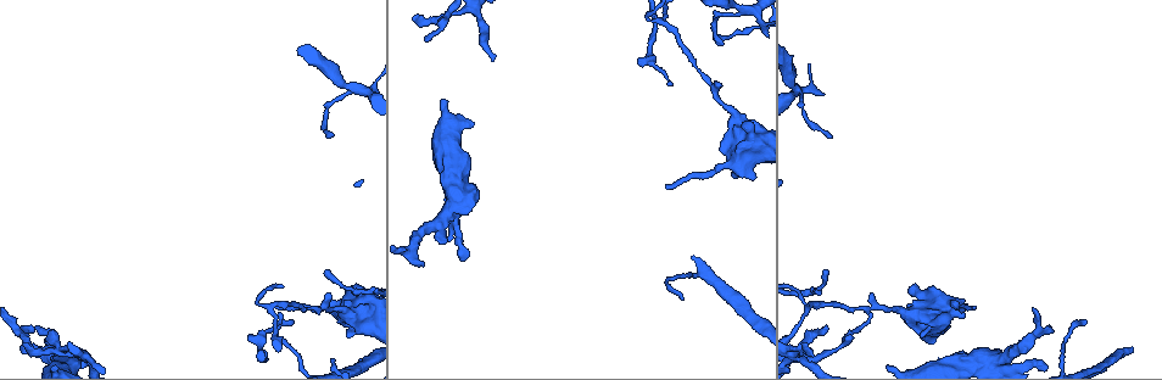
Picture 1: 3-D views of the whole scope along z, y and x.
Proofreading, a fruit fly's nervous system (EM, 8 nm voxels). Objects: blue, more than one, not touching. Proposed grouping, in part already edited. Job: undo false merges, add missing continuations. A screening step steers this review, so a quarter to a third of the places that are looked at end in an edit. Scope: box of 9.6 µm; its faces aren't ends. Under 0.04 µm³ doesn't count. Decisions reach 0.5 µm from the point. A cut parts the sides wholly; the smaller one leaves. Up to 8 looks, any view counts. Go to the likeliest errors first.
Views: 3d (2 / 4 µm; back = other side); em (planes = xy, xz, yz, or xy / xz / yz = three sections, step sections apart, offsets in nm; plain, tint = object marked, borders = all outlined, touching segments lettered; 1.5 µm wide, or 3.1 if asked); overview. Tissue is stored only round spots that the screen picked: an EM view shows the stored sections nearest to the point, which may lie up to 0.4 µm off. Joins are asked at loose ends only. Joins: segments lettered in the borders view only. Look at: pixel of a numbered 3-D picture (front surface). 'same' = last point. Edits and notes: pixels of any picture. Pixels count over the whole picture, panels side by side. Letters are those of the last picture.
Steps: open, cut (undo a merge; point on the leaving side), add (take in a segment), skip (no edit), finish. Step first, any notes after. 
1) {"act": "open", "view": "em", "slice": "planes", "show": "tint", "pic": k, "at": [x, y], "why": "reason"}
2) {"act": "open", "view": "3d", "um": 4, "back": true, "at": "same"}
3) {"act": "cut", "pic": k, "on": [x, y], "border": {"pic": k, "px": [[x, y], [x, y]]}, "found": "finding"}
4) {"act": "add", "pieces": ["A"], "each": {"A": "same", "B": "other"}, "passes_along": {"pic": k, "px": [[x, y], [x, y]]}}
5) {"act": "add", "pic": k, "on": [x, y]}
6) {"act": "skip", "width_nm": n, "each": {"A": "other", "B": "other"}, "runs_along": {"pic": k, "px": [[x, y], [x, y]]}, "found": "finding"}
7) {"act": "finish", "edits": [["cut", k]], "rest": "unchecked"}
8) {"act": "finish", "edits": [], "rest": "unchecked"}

{"act": "open", "view": "3d", "um": 2, "pic": 1, "at": [473, 203], "why": "thick end"}

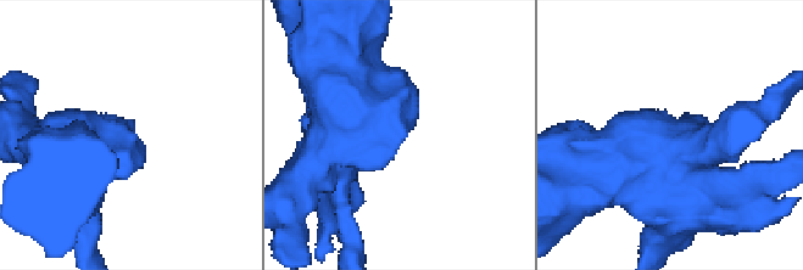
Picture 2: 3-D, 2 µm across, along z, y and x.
{"act": "open", "view": "em", "slice": "xy", "step": 8, "show": "tint", "pic": 2, "at": [407, 129], "why": "now the EM"}

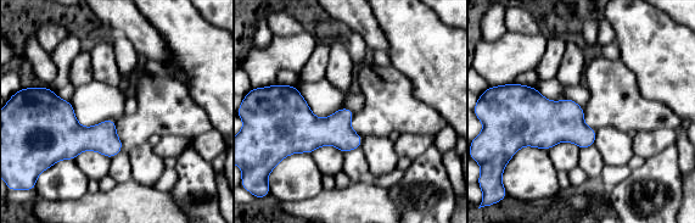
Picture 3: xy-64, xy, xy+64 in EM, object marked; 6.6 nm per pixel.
{"act": "open", "view": "em", "slice": "xz", "step": 8, "show": "borders", "at": "same"}

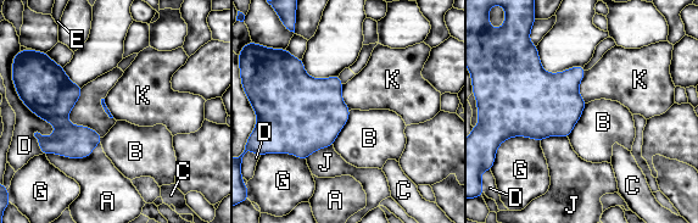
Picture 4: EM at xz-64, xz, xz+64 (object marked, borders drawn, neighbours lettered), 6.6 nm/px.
{"act": "skip", "each": {"A": "other", "B": "other", "C": "other", "D": "other", "E": "other", "G": "other", "J": "other", "K": "other"}, "border": {"pic": 4, "px": [[351, 110], [347, 122], [333, 145]]}, "found": "none of them fits"}

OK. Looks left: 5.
{"act": "open", "view": "3d", "um": 2, "back": true, "pic": 1, "at": [24, 345], "why": "an open end"}

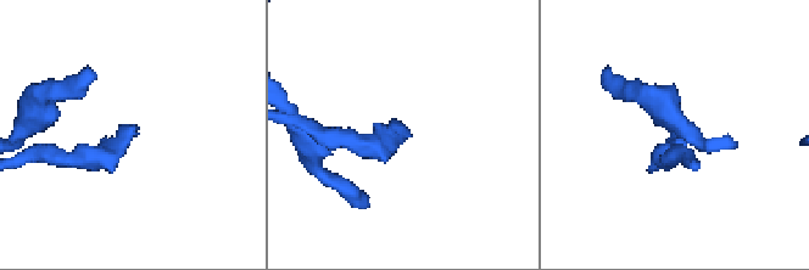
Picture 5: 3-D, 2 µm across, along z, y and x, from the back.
{"act": "open", "view": "em", "slice": "planes", "show": "plain", "pic": 5, "at": [408, 131], "why": "now the EM"}

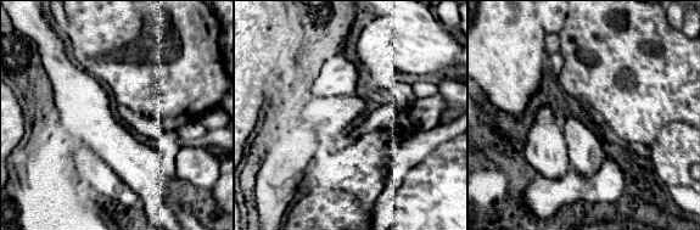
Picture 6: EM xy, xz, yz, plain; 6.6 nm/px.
{"act": "open", "view": "em", "slice": "planes", "show": "borders", "at": "same", "why": "see the neighbours"}

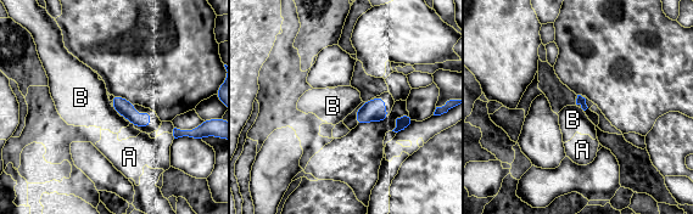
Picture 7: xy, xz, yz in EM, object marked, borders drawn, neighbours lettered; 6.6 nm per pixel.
{"act": "skip", "longest_contact_nm": ["B", 60], "each": {"A": "other", "B": "other"}, "border": {"pic": 7, "px": [[112, 107], [117, 113]]}, "found": "no lettered segment goes on from it"}

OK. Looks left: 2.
{"act": "open", "view": "em", "slice": "yz", "step": 4, "show": "tint", "pic": 1, "at": [895, 310], "why": "sudden change in width"}

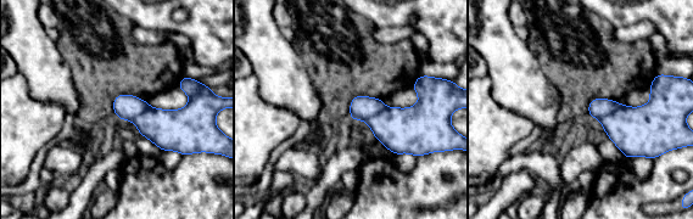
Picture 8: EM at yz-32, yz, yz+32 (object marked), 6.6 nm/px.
{"act": "open", "view": "em", "slice": "planes", "show": "borders", "at": "same"}

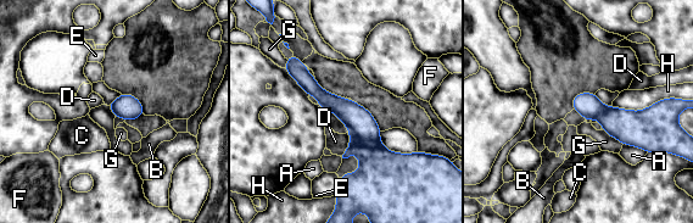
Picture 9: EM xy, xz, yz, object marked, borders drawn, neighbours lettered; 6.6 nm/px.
{"act": "cut", "pic": 9, "on": [359, 122], "width_nm": 160, "longest_contact_nm": ["H", 360], "each": {"A": "other", "B": "other", "C": "other", "D": "other", "E": "other", "F": "other", "G": "other", "H": "other"}, "found": "two cells meet here"}

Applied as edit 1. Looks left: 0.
{"act": "finish", "edits": [["cut", 9]], "rest": "unchecked"}

